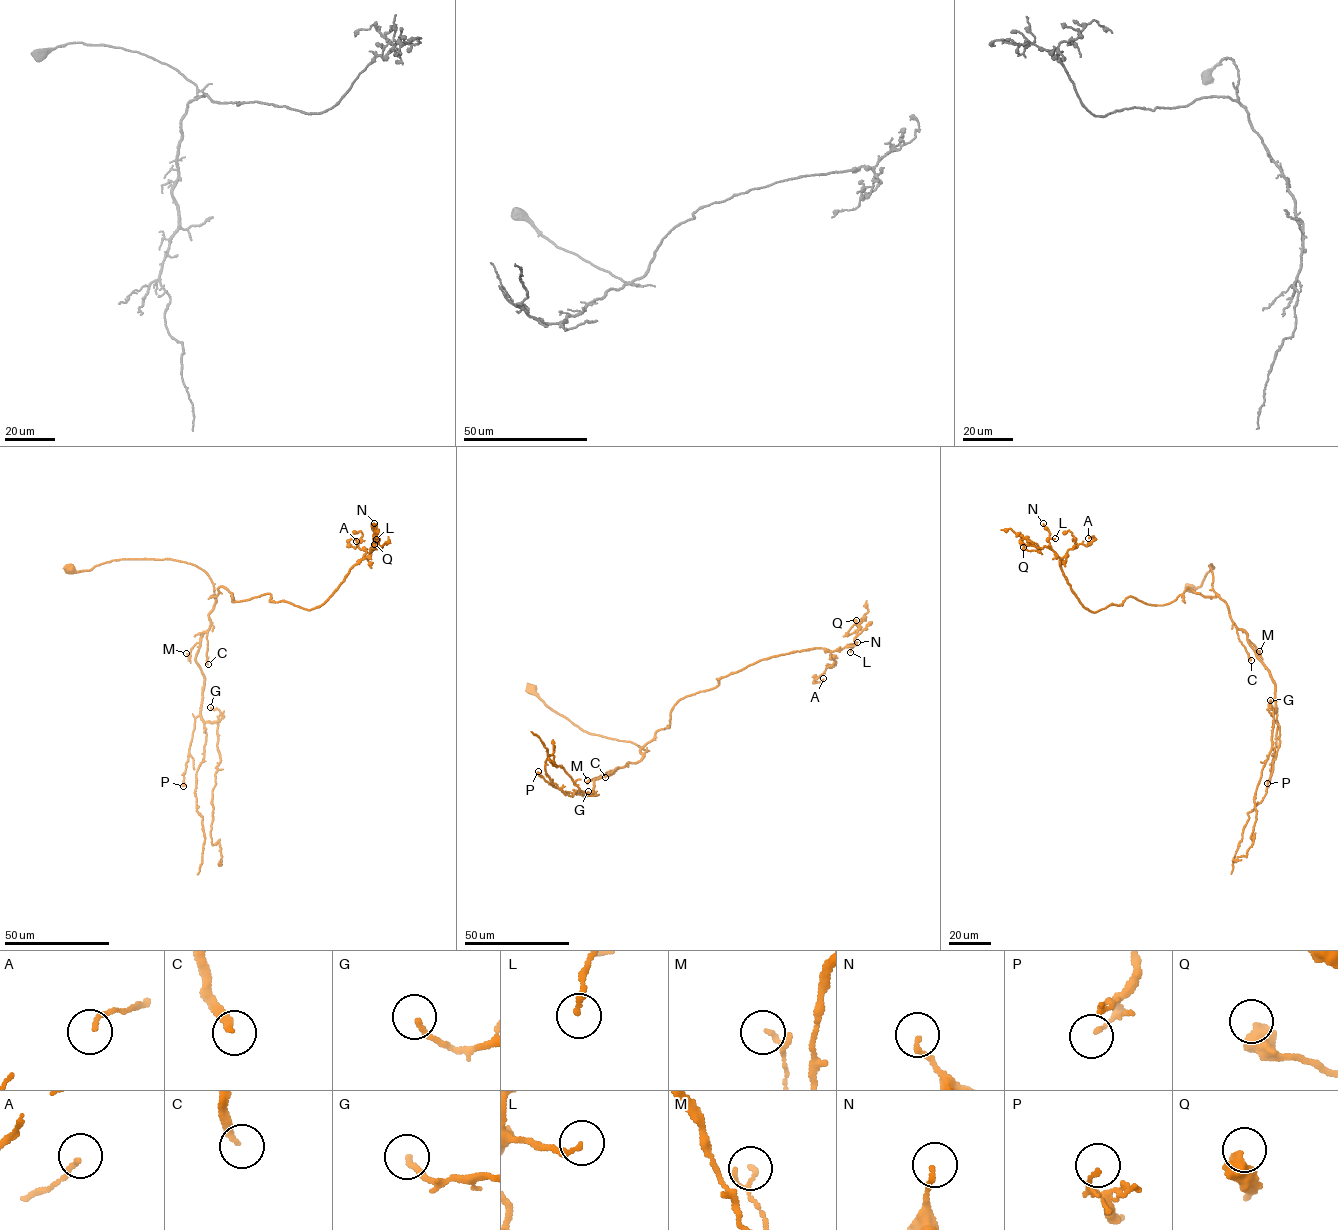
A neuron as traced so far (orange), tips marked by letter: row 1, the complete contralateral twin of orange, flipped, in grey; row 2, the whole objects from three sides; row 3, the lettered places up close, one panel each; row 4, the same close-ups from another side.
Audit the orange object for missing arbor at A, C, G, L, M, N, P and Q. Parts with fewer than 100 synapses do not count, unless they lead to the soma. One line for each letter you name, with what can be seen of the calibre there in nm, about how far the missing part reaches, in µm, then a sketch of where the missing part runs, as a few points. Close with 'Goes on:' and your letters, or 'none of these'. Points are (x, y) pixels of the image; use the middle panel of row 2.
Goes on: none of these

